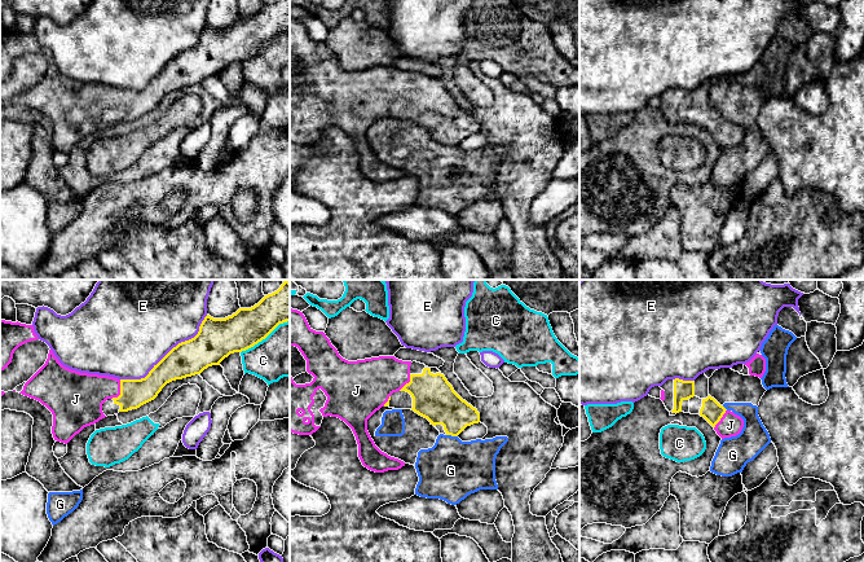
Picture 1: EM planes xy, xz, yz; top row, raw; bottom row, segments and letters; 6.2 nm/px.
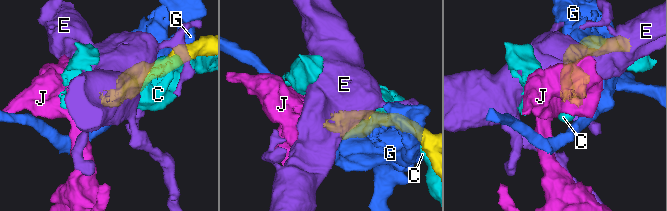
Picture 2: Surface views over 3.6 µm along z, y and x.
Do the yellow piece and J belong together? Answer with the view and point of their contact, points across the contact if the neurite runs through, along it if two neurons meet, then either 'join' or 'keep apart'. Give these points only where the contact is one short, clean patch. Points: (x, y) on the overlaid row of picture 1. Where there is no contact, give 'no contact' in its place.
meets yellow in xy at (120, 391); join

